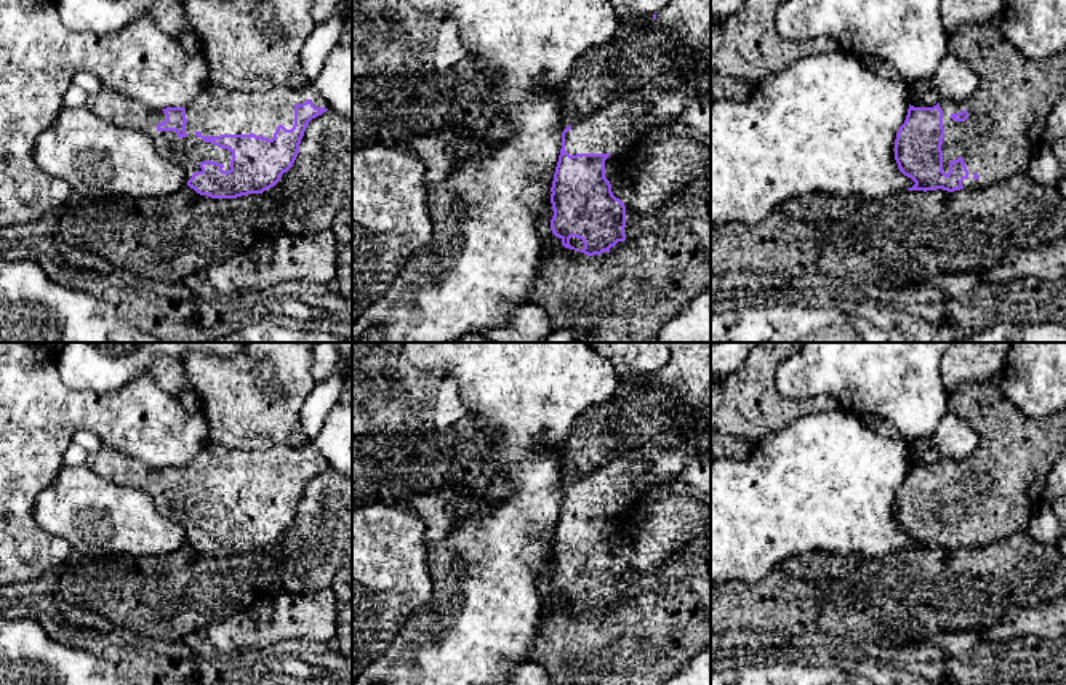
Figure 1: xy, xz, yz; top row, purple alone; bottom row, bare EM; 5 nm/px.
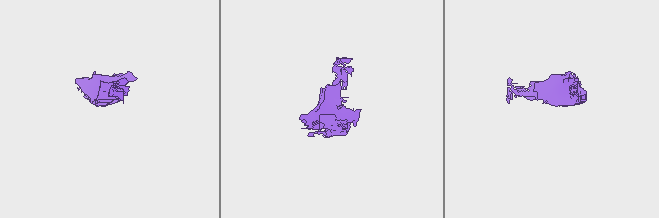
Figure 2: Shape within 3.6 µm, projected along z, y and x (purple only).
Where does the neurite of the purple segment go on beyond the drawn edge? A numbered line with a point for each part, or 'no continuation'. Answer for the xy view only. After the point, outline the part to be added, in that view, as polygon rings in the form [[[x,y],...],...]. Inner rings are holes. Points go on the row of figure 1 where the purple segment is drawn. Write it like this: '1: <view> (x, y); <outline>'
1: xy (216, 111); [[[314,83],[298,88],[272,86],[261,93],[243,93],[208,85],[186,109],[186,138],[176,131],[158,131],[157,125],[166,120],[162,109],[147,107],[138,99],[102,86],[88,94],[85,107],[109,125],[133,128],[146,133],[160,157],[178,165],[189,181],[194,173],[202,171],[200,163],[211,160],[230,170],[232,152],[203,136],[221,134],[256,134],[274,138],[279,125],[291,130],[295,125],[295,106],[307,99],[315,107],[328,109],[327,101]]]

